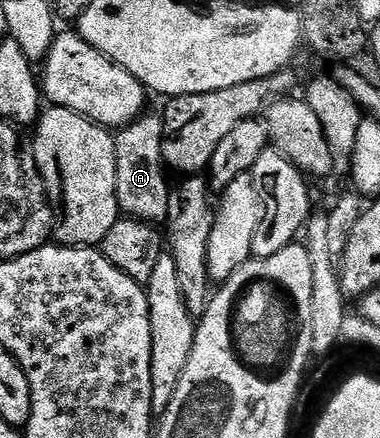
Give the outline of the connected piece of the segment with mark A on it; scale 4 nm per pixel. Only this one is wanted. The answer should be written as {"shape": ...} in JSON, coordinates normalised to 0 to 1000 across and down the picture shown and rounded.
{"shape":[[[397,256],[376,258],[347,283],[318,290],[300,306],[300,336],[305,338],[305,447],[311,450],[311,477],[329,495],[366,498],[371,507],[397,511],[434,509],[442,493],[442,447],[453,432],[450,418],[437,418],[442,381],[426,368],[426,281],[429,272],[416,269]]]}

